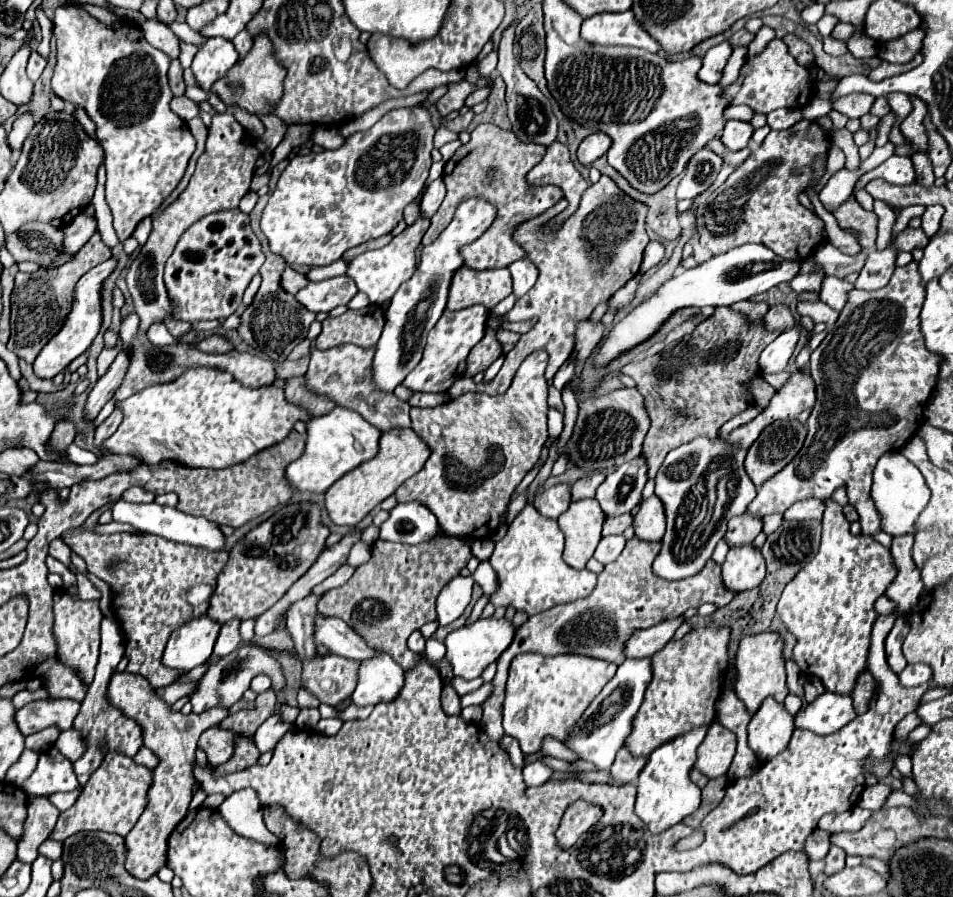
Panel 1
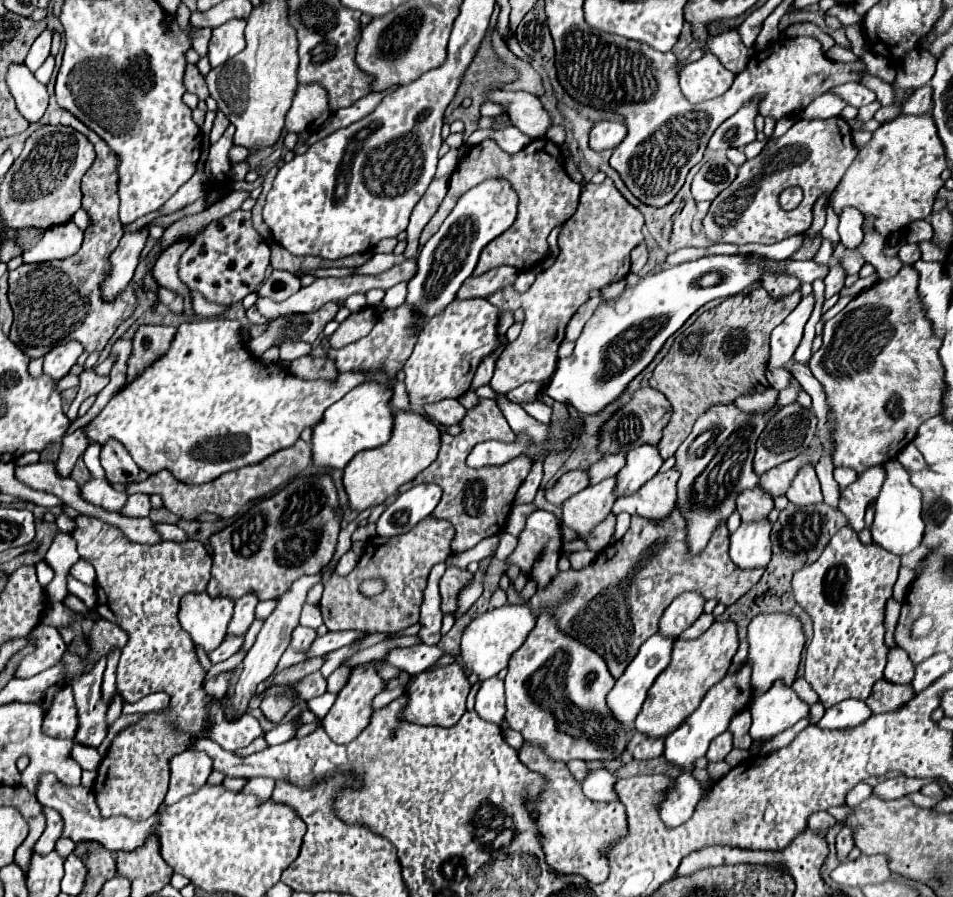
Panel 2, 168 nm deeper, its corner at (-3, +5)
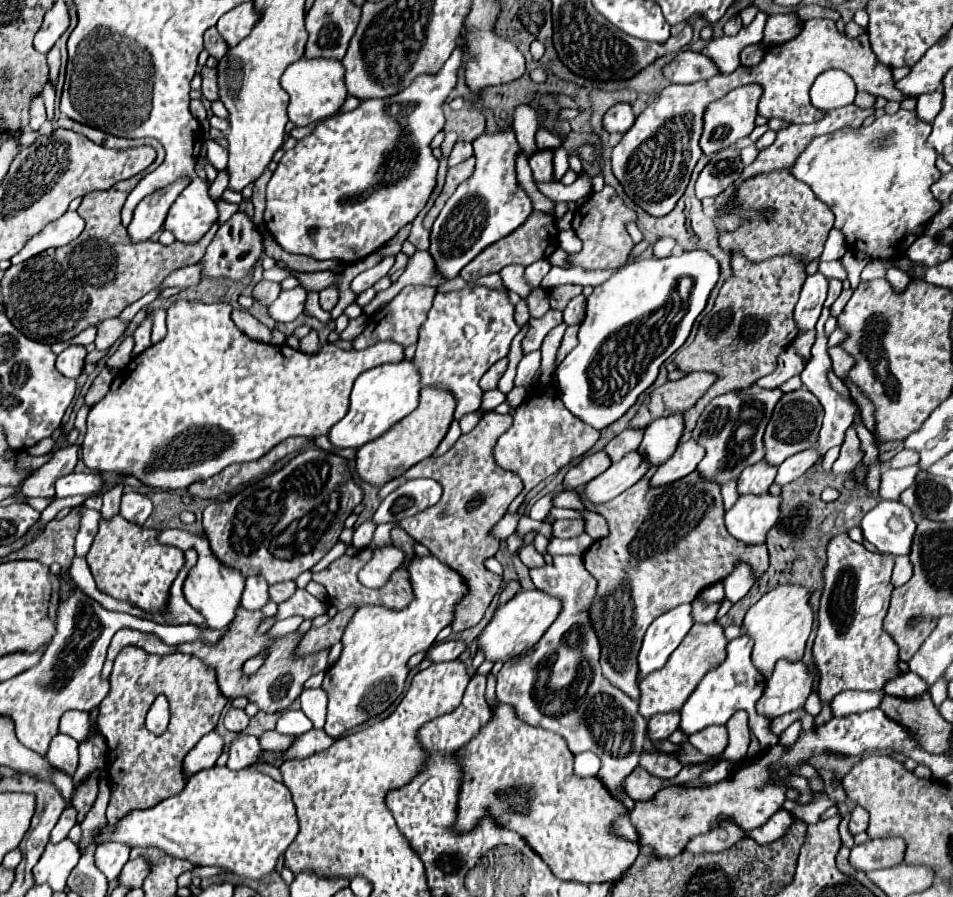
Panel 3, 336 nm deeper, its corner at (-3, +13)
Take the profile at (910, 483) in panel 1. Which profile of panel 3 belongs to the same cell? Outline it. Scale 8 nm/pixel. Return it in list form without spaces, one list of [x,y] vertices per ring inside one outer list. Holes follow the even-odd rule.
[[[880,498],[878,504],[864,516],[860,528],[864,538],[880,552],[902,556],[910,552],[916,522],[906,504],[900,500]]]

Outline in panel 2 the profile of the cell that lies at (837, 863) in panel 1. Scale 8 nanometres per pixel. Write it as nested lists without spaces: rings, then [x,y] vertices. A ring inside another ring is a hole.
[[[844,826],[836,836],[836,850],[838,850],[838,854],[846,856],[852,848],[854,848],[854,834],[848,826]]]

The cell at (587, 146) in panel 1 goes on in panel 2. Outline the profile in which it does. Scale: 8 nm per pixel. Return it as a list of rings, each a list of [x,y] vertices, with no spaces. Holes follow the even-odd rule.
[[[598,122],[590,132],[590,148],[596,152],[612,150],[626,138],[624,122]]]

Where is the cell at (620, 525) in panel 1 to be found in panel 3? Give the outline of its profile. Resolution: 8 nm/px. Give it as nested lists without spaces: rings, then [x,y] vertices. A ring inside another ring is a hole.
[[[556,520],[552,528],[556,538],[574,538],[586,532],[586,524],[582,520]]]

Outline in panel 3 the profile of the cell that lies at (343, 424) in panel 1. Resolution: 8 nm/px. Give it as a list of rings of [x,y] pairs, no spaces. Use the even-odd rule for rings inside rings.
[[[404,360],[400,364],[382,364],[378,368],[362,372],[354,382],[350,394],[350,410],[328,432],[332,446],[354,450],[382,436],[418,406],[418,392],[420,392],[420,378],[412,362]]]

